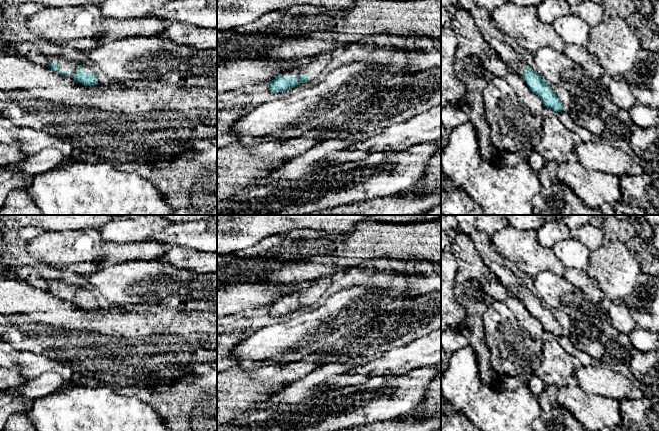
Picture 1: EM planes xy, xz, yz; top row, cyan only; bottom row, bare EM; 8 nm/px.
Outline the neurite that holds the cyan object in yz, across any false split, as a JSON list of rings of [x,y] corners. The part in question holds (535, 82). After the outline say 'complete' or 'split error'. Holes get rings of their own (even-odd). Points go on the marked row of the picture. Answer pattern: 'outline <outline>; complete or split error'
outline [[[473,5],[468,11],[488,45],[510,70],[523,77],[529,89],[541,99],[543,106],[552,109],[555,114],[564,111],[561,100],[550,85],[507,43],[504,34],[495,25],[487,10]]]; split error

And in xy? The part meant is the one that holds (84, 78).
outline [[[50,56],[48,57],[48,67],[63,76],[72,77],[76,82],[84,86],[98,84],[95,69],[92,66],[80,64],[60,56]]]; split error

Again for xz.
outline [[[333,49],[314,54],[312,57],[299,62],[296,67],[285,71],[269,82],[271,92],[285,92],[292,87],[316,80],[331,60]]]; split error

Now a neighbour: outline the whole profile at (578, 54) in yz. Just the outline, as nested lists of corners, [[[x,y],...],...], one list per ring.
[[[566,44],[564,54],[595,79],[606,79],[601,66],[589,54],[586,46]]]

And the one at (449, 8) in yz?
[[[441,0],[441,27],[451,26],[452,19],[458,10],[458,0]]]

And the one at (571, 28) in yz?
[[[575,12],[557,18],[552,26],[566,44],[586,46],[589,41],[591,28]]]

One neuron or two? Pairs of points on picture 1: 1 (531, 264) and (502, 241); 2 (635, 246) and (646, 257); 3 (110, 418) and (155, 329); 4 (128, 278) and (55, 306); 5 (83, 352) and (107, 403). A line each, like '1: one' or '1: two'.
1: one
2: one
3: two
4: two
5: two

